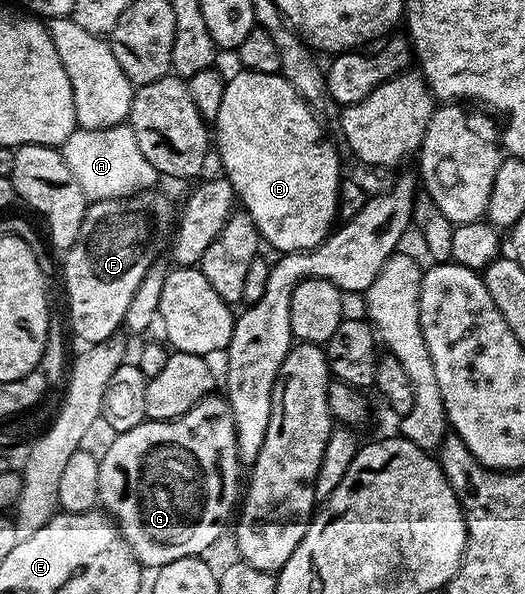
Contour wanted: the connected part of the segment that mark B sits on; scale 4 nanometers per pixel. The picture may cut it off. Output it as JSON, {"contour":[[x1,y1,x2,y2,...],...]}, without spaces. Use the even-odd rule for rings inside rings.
{"contour":[[237,70,237,73,226,79,223,90,223,103,219,106,219,114,215,121,215,152,221,155,221,164,225,167,224,179,229,181,233,187,234,197,239,201,240,207,249,213,259,230,262,241,273,248,278,248,278,253,286,252,307,252,309,249,319,246,326,240,330,232,334,231,335,223,339,216,339,201,341,199,341,160,337,157,337,148,325,137,325,132,321,129,322,121,316,112,307,106,305,99,287,82,280,74,263,74,262,72,247,72]]}

